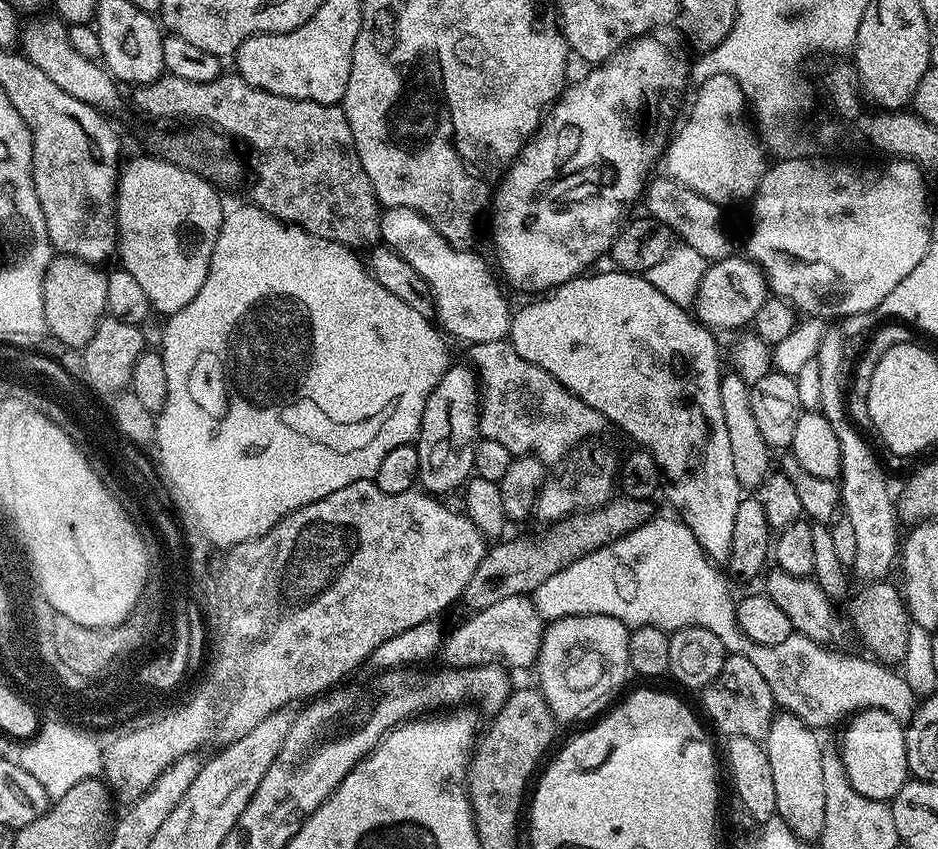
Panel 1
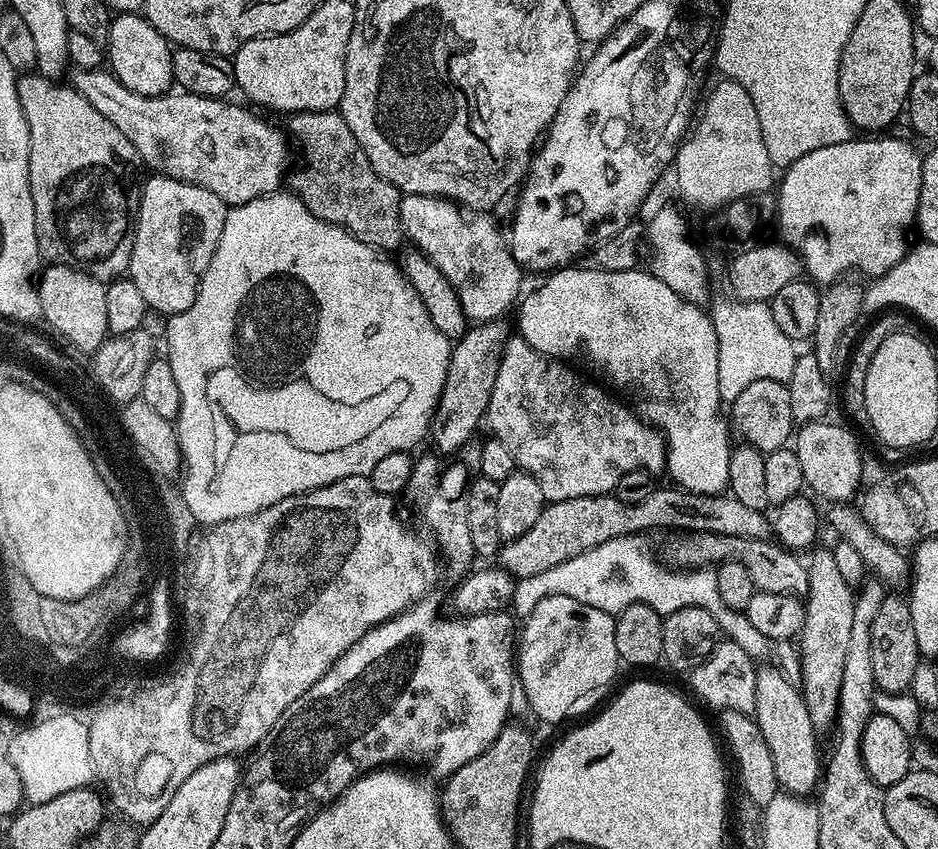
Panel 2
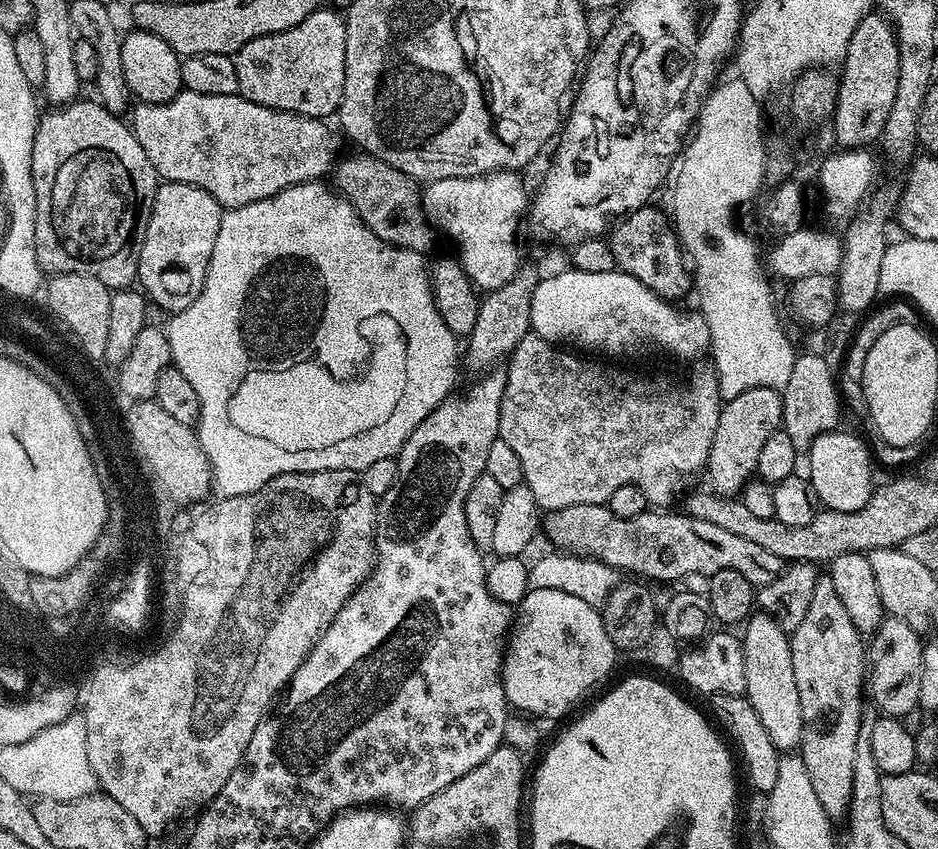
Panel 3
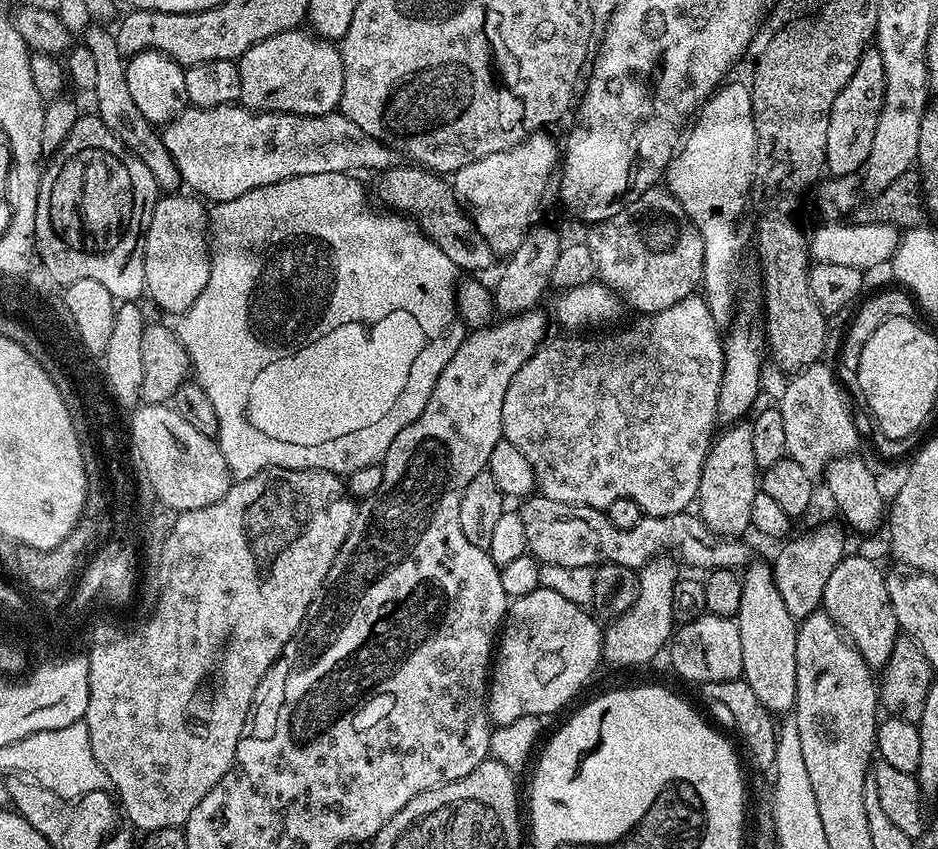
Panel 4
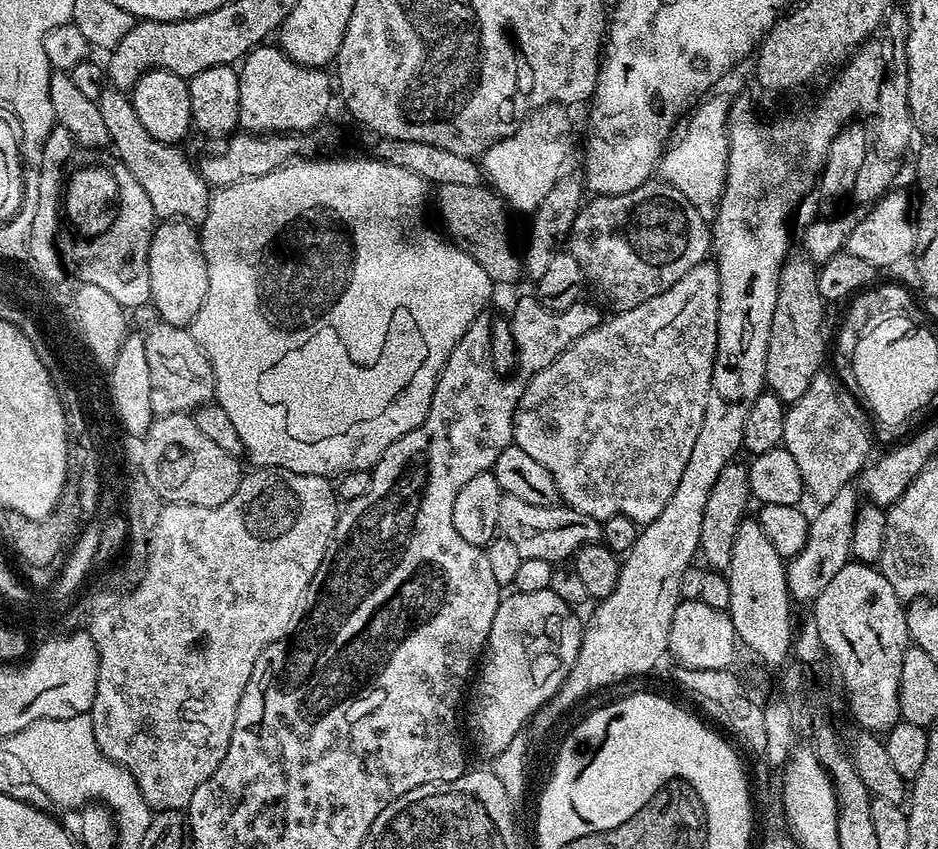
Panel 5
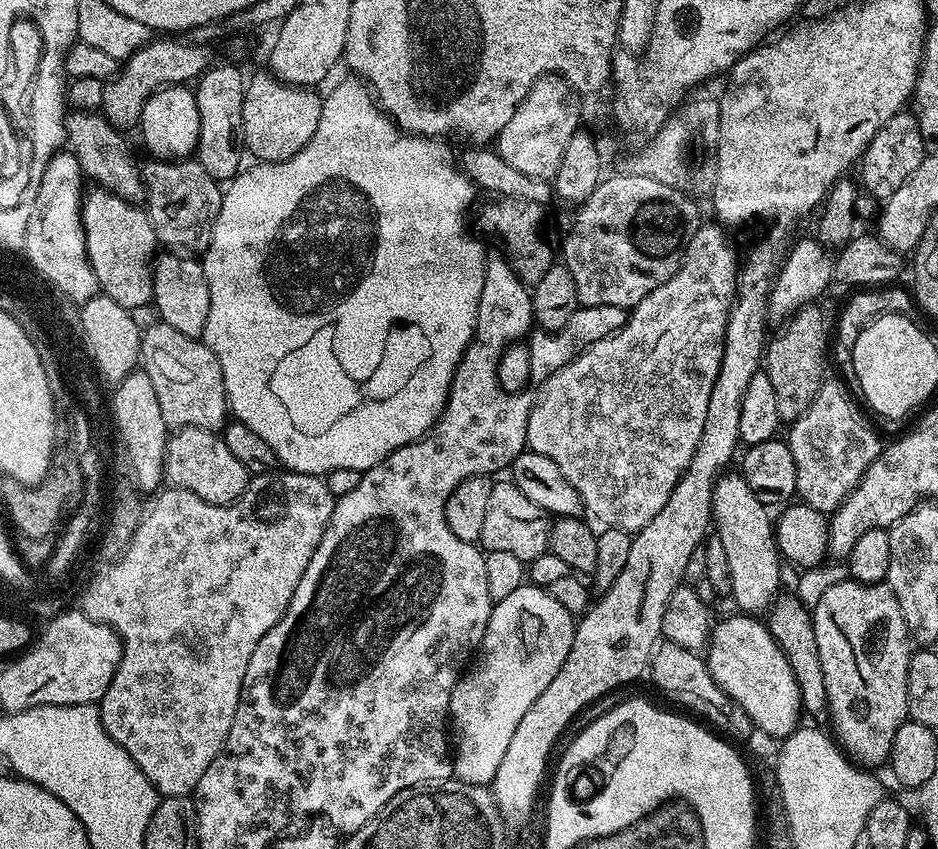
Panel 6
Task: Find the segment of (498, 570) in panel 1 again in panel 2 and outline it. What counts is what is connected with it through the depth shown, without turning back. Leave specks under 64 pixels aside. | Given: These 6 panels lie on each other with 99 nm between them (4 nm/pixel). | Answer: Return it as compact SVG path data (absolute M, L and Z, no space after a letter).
M656 486L642 502L620 501L615 494L606 496L583 496L570 498L566 502L545 503L538 522L522 534L522 538L507 541L501 547L498 557L499 567L511 576L530 578L566 562L578 554L586 554L602 542L610 542L619 536L649 534L655 528L665 528L675 534L693 532L716 532L720 536L733 536L748 540L766 540L770 536L770 520L764 512L750 510L750 506L738 502L731 494L719 496L699 496L685 488Z

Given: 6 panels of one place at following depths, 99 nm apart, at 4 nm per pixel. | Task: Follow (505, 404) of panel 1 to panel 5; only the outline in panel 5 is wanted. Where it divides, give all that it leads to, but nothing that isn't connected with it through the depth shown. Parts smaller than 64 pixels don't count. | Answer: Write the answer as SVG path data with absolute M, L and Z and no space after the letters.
M705 262L694 266L670 290L662 290L654 298L642 302L633 308L617 311L617 316L605 319L590 334L582 334L578 342L574 342L546 370L538 370L531 380L523 385L519 393L520 407L514 417L514 442L530 458L542 462L546 470L554 478L560 491L560 500L576 512L586 514L601 522L614 515L625 515L637 526L649 524L666 507L666 502L674 498L674 490L678 490L678 482L682 478L682 470L686 470L686 462L690 462L690 454L694 450L694 442L698 438L698 430L702 430L702 417L706 414L706 394L710 394L710 378L714 370L714 354L718 342L718 298L720 297L720 275L715 263Z

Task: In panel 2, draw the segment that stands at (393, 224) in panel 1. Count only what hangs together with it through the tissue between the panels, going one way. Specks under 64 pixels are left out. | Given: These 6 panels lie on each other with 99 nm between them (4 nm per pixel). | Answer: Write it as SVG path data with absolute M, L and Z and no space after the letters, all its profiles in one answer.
M410 194L400 197L401 233L416 243L413 244L415 251L430 258L430 262L434 262L434 266L446 274L469 321L499 320L521 295L520 263L512 257L509 241L491 220L491 215L476 214L471 217L473 220L467 220L463 214L453 201L443 196Z

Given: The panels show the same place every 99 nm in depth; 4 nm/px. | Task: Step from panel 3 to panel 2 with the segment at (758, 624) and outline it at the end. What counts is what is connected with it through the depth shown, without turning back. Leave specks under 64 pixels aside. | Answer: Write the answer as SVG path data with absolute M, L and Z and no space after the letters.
M761 667L756 674L756 710L754 719L762 730L762 738L766 738L766 746L770 746L770 754L774 757L774 774L778 774L778 782L785 793L808 798L817 791L822 779L822 748L816 745L817 728L810 720L801 691L789 677L780 671L779 667Z

